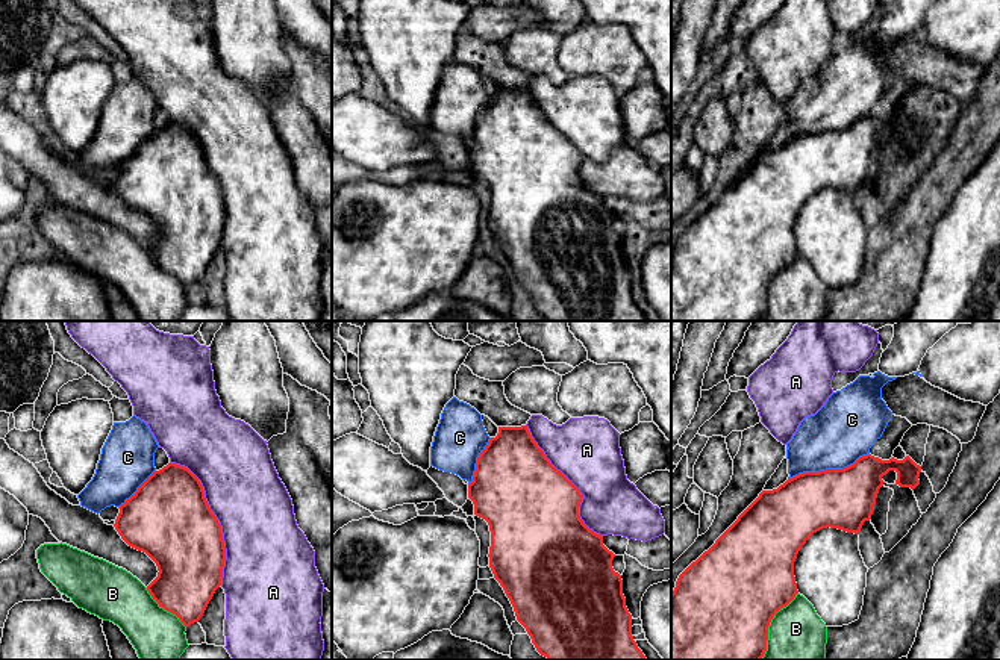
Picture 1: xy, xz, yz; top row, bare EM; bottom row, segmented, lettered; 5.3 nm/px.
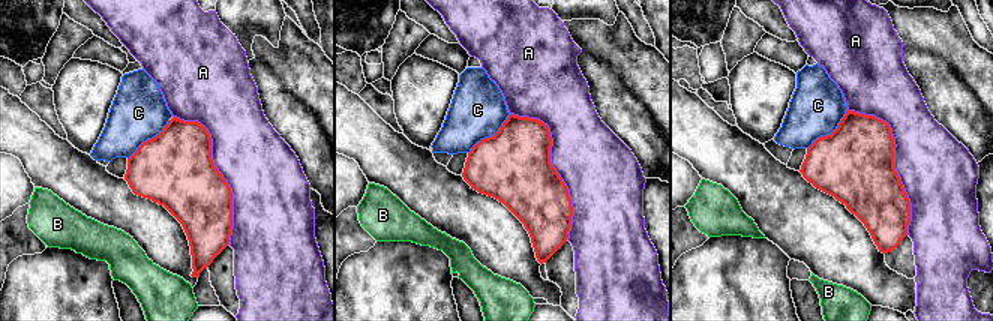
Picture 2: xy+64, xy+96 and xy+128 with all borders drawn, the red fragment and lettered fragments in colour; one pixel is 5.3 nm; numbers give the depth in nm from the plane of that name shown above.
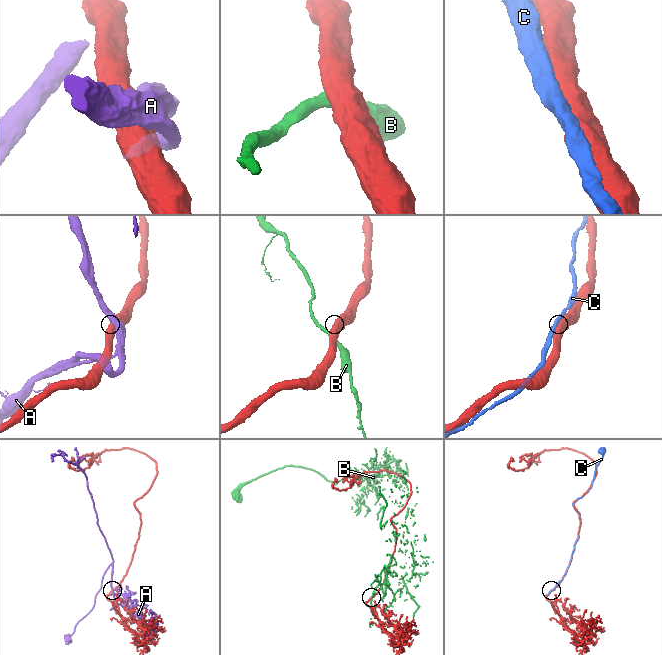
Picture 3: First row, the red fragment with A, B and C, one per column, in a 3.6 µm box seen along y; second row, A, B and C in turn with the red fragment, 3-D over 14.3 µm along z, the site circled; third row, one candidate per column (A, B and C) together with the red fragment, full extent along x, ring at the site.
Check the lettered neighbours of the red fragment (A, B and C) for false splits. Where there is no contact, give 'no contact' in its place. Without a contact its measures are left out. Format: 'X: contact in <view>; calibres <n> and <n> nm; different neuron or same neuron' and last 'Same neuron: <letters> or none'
A: contact in xy; calibres 440 and 400 nm; different neuron
B: contact in yz; calibres 500 and 320 nm; different neuron
C: contact in yz; calibres 320 and 340 nm; same neuron
Same neuron: C

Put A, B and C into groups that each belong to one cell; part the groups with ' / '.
A / B / C

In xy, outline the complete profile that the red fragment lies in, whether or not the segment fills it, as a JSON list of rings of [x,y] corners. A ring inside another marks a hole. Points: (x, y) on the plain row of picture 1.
[[[168,124],[120,167],[114,188],[129,207],[156,224],[159,233],[147,251],[159,268],[176,276],[185,288],[198,283],[221,247],[226,221],[221,186],[209,170],[200,141],[188,129]]]

